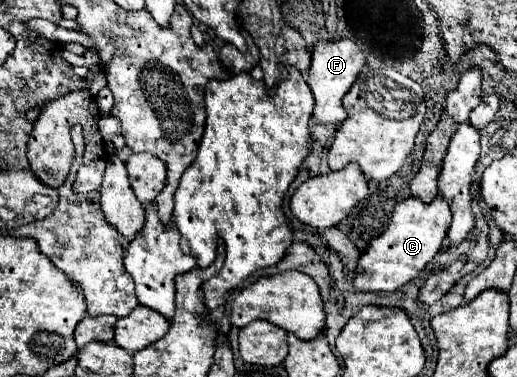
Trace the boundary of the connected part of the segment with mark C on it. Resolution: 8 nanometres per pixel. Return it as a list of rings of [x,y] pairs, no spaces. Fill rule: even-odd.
[[[412,196],[402,200],[392,212],[388,230],[382,236],[374,238],[358,258],[358,266],[354,270],[354,280],[352,280],[354,290],[394,292],[406,286],[408,282],[412,282],[414,278],[418,278],[418,274],[440,250],[450,220],[452,220],[452,212],[442,198],[434,198],[430,204],[424,204],[422,200],[416,200]]]

